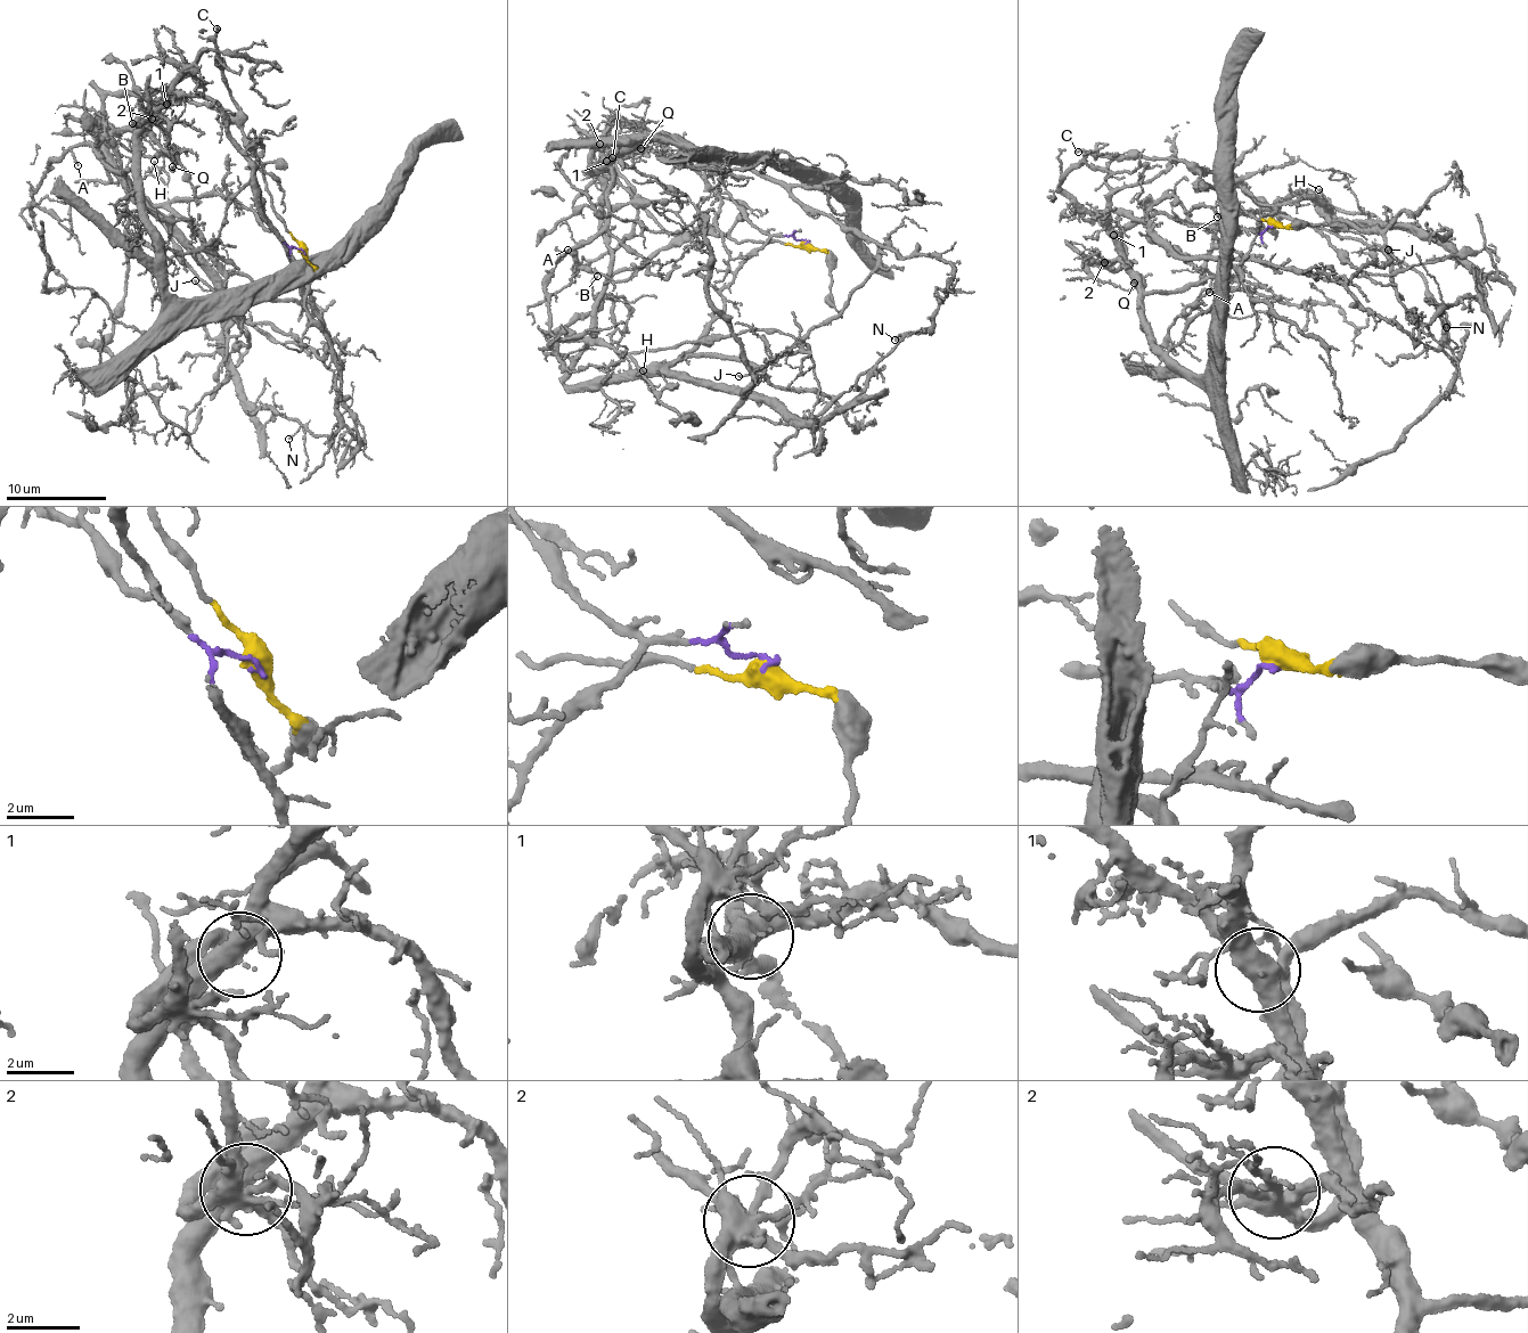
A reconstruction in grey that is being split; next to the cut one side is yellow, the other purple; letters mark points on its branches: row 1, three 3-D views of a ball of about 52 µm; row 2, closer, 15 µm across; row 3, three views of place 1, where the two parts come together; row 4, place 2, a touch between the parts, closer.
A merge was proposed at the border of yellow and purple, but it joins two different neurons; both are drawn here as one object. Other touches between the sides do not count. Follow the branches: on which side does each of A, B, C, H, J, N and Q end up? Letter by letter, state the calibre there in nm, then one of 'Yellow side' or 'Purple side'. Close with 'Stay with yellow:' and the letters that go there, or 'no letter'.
A: Thickness 110 nm. Yellow side
B: Thickness 120 nm. Yellow side
C: Thickness 220 nm. Yellow side
H: Thickness 100 nm. Purple side
J: Thickness 120 nm. Purple side
N: Thickness 100 nm. Purple side
Q: Thickness 80 nm. Yellow side
Stay with yellow: A, B, C, Q

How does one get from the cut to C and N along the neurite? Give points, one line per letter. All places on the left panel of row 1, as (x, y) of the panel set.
C: (302, 252), (276, 213), (253, 147), (244, 136), (221, 68), (215, 27)
N: (302, 252), (233, 197), (214, 194), (156, 207), (204, 258), (246, 402), (301, 425), (288, 438)

